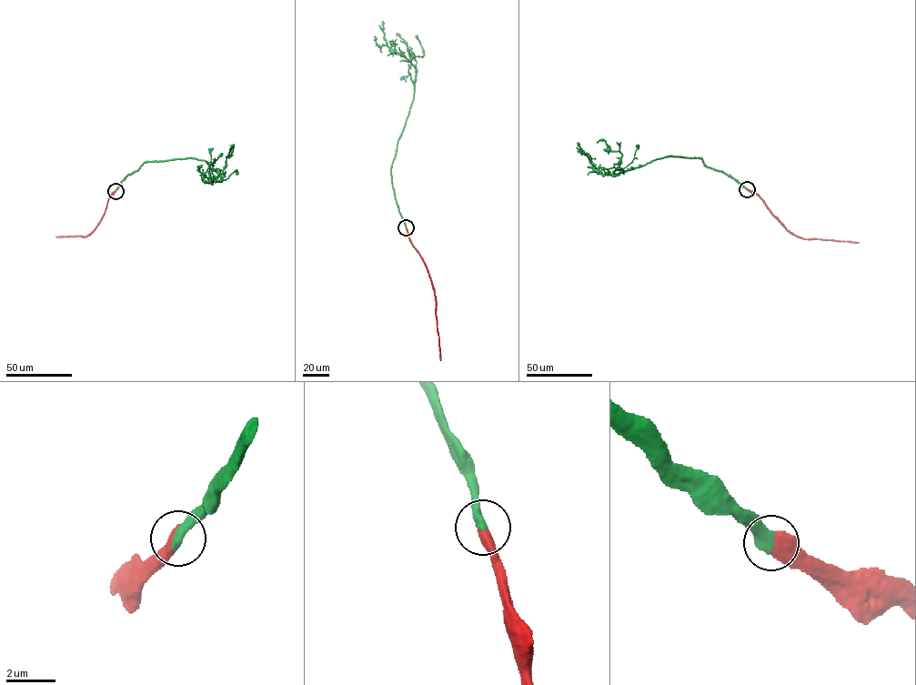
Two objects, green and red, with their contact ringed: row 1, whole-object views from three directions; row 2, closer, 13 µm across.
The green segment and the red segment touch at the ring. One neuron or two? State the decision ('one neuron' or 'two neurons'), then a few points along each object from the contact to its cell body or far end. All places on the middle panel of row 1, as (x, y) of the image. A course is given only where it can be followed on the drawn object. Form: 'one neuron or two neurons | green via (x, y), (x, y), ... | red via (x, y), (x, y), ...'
one neuron | green via (406, 227), (390, 174), (414, 98), (416, 68), (390, 51), (383, 21) | red via (406, 227), (428, 272), (434, 291), (440, 360)

